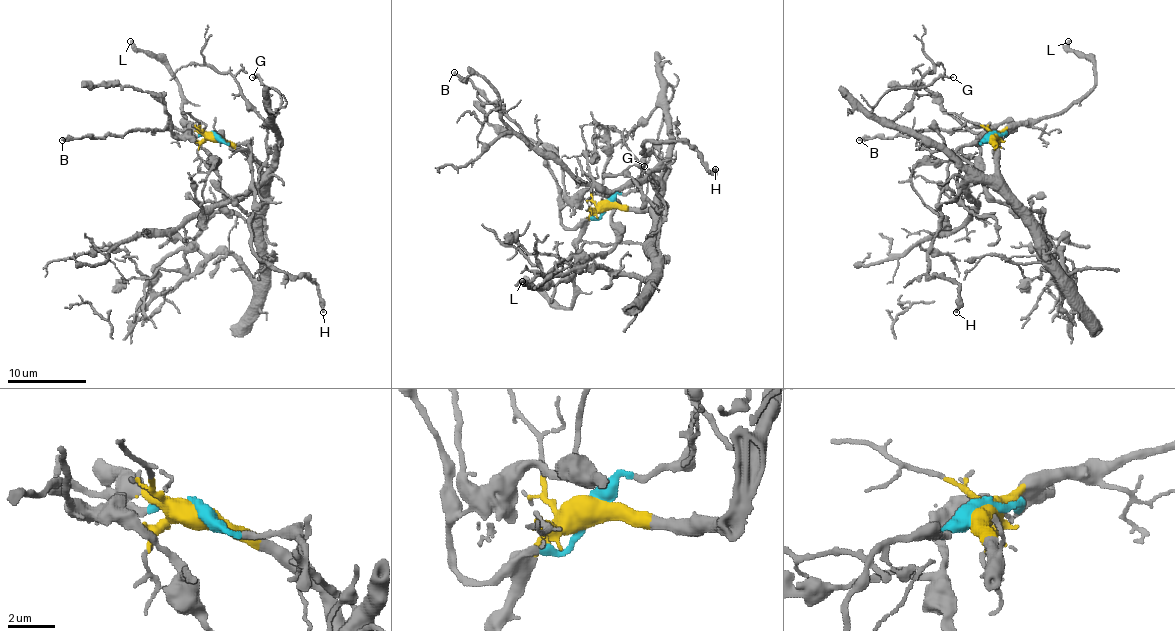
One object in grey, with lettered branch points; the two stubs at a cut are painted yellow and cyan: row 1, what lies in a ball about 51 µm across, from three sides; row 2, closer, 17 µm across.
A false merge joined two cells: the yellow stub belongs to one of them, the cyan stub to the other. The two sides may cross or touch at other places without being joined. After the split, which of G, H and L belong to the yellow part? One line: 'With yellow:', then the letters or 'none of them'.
With yellow: G, L

